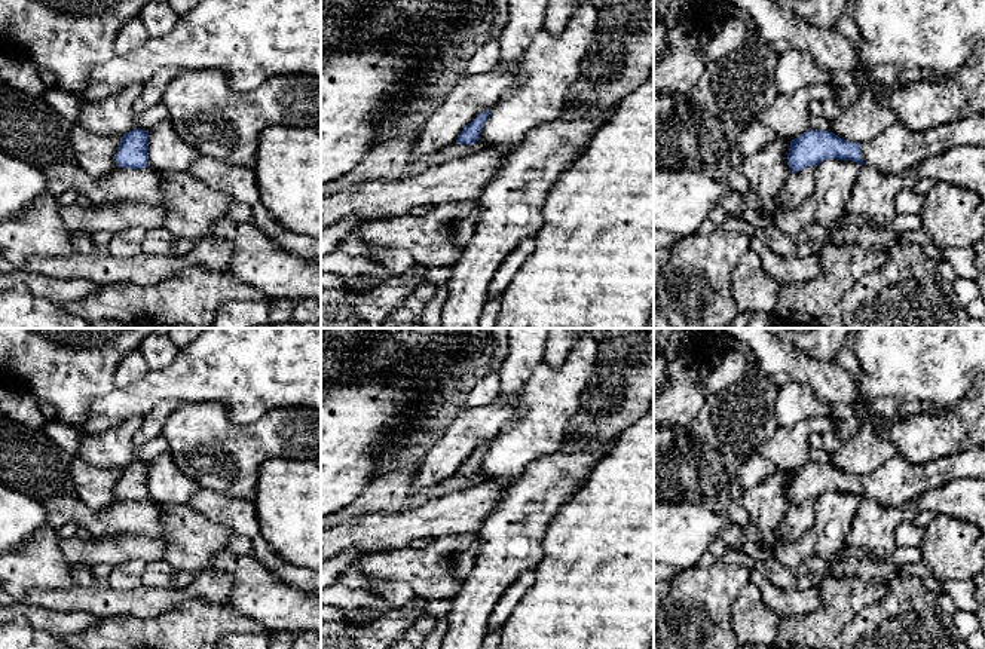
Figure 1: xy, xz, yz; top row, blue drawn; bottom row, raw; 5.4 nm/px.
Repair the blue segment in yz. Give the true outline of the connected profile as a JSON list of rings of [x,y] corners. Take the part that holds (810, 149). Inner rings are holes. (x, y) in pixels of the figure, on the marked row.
[[[985,113],[939,125],[927,131],[912,131],[900,120],[868,143],[850,143],[829,131],[808,129],[790,141],[787,165],[793,174],[816,168],[826,159],[853,160],[884,174],[900,174],[929,157],[954,147],[985,146]]]

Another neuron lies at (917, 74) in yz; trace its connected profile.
[[[912,70],[909,71],[905,79],[900,82],[900,85],[903,83],[914,83],[914,82],[918,82],[918,80],[945,80],[948,76],[936,76],[930,71],[926,71],[926,70]]]

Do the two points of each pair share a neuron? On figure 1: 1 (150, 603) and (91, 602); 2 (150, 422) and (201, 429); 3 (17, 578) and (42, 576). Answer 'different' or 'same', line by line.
1: same
2: different
3: same

